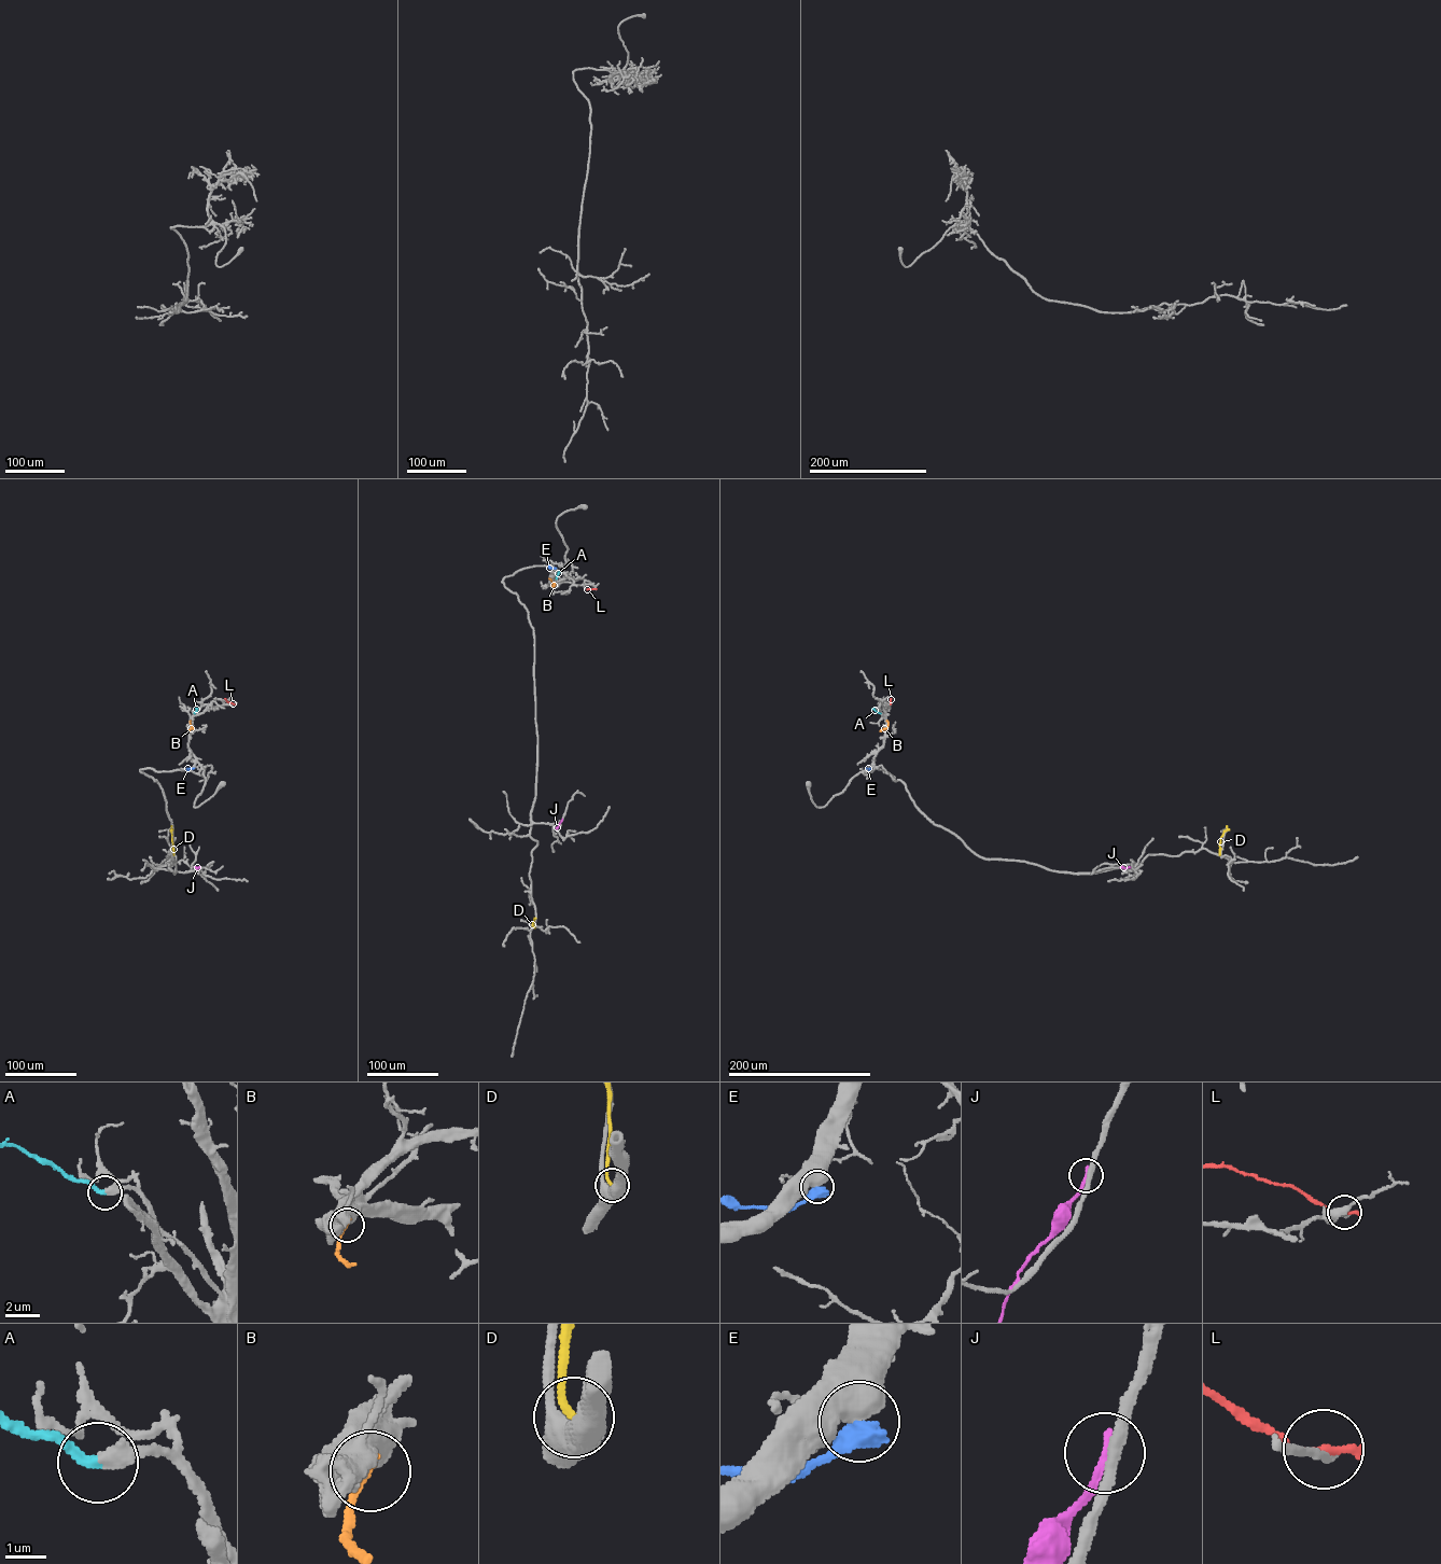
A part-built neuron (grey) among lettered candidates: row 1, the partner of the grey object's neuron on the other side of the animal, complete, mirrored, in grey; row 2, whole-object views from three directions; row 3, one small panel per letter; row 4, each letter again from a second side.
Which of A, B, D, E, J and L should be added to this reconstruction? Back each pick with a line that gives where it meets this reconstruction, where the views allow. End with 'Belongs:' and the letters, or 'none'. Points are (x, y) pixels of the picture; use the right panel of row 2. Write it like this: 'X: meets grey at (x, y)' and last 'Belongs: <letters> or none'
A: meets grey at (880, 713)
Belongs: A

